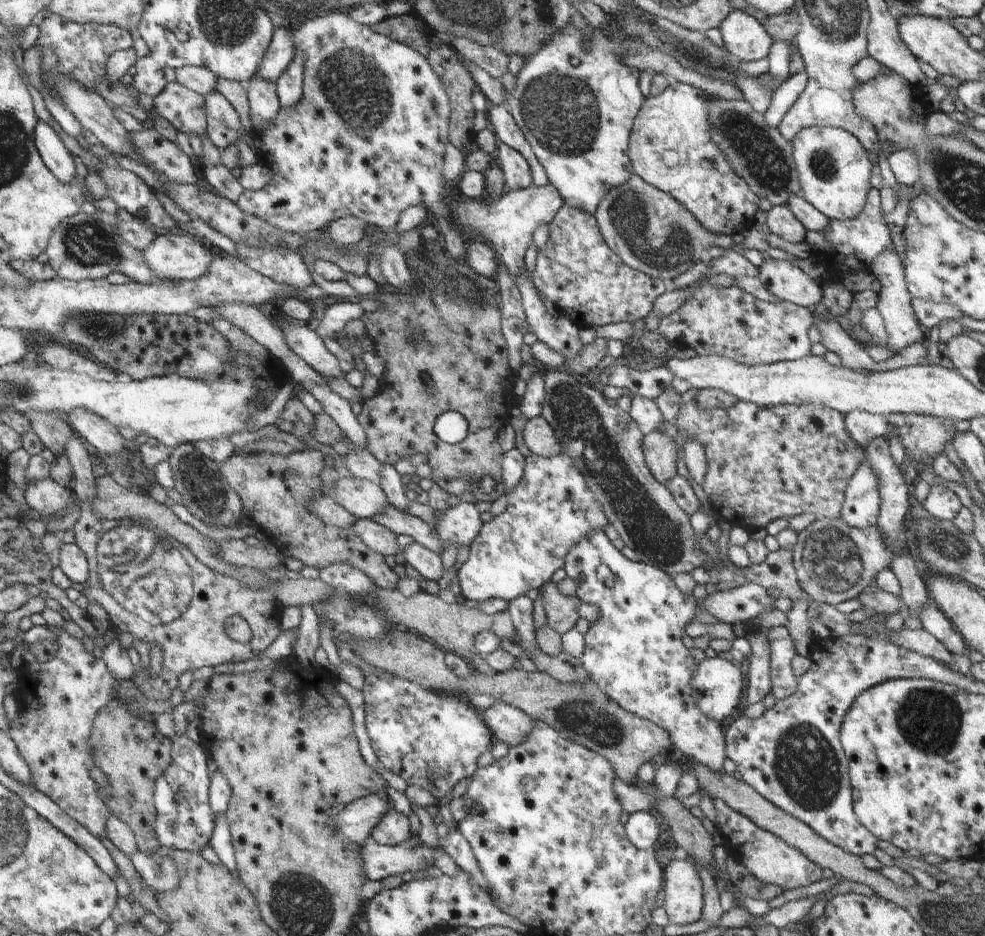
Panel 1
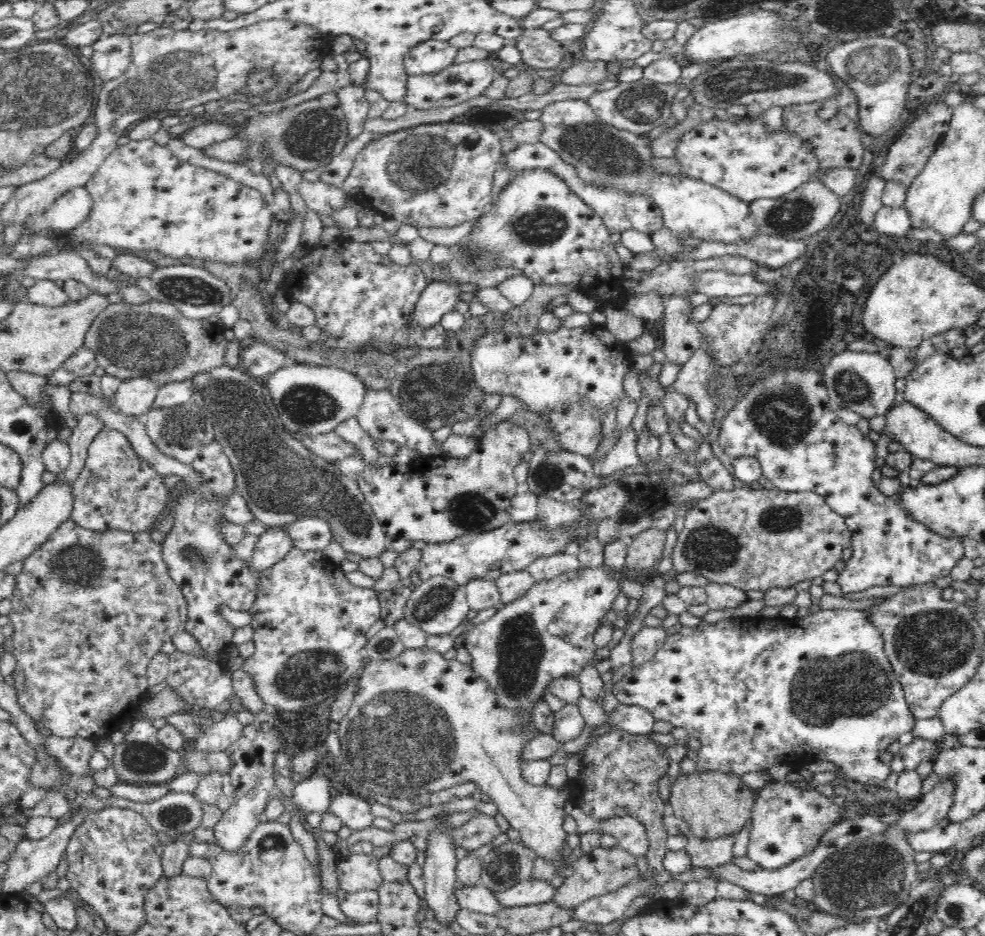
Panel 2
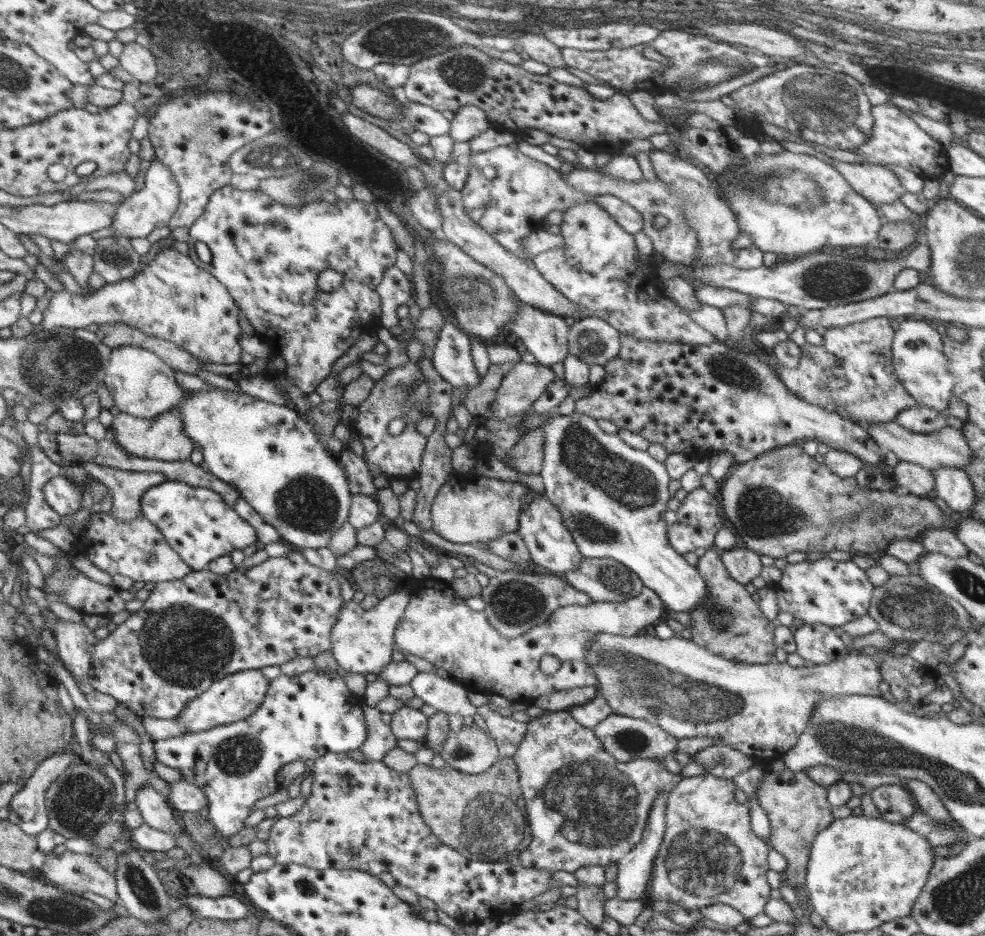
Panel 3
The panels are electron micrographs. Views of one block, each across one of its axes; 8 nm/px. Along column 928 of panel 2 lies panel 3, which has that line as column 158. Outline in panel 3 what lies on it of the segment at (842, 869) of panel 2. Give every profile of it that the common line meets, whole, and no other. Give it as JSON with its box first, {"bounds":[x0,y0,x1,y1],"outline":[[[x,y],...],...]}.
{"bounds":[135,784,183,841],"outline":[[[146,784],[137,791],[135,802],[144,823],[149,824],[152,828],[167,832],[175,838],[175,841],[178,840],[178,832],[183,830],[176,823],[173,808],[167,798],[158,794],[152,786]]]}

